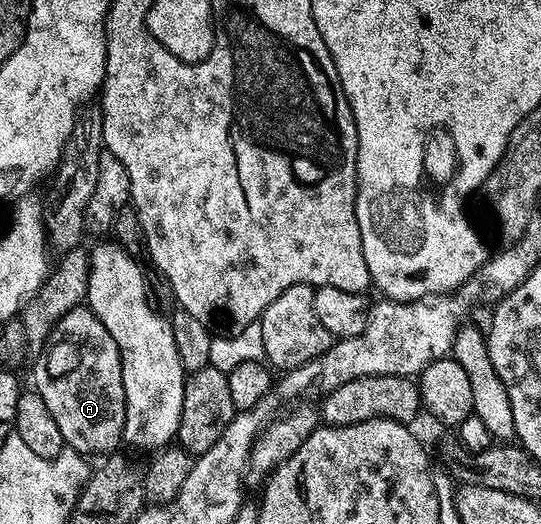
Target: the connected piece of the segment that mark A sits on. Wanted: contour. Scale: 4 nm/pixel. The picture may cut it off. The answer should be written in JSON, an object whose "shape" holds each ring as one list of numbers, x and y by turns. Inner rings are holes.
{"shape":[[87,306,75,307,58,325,52,328,52,336,48,338,46,356,48,367,40,367,36,371,34,390,46,401,46,409,58,421,58,429,62,429,65,444,73,452,85,451,88,455,112,453,116,446,121,446,124,433,124,386,122,385,122,361,120,350,110,337,106,325,98,321,94,312]]}

